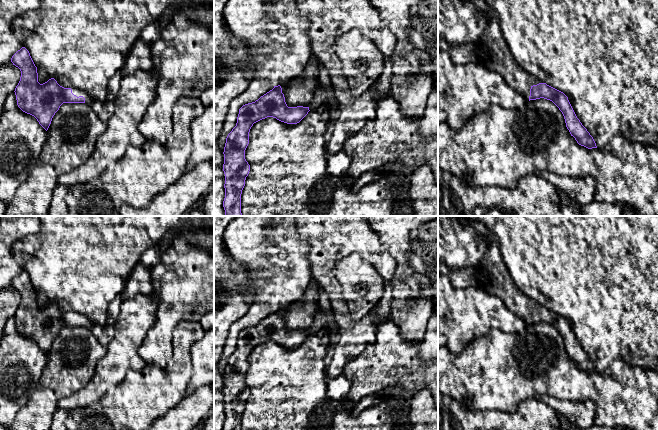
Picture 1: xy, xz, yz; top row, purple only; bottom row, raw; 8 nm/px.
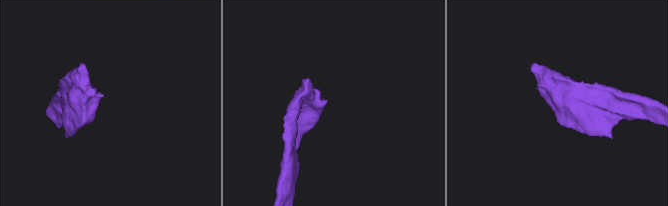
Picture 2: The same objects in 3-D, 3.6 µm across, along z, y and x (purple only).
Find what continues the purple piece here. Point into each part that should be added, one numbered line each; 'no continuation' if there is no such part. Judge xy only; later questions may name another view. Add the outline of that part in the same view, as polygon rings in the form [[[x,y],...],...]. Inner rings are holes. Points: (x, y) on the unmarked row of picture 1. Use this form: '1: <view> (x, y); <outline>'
1: xy (88, 324); [[[71,312],[72,317],[76,319],[77,321],[83,320],[85,322],[85,327],[91,329],[92,327],[95,326],[94,323],[92,323],[86,316],[79,314],[77,312]]]

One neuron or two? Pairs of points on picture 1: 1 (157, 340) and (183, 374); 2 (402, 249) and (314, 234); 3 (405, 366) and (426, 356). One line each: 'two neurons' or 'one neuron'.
1: two neurons
2: two neurons
3: two neurons

